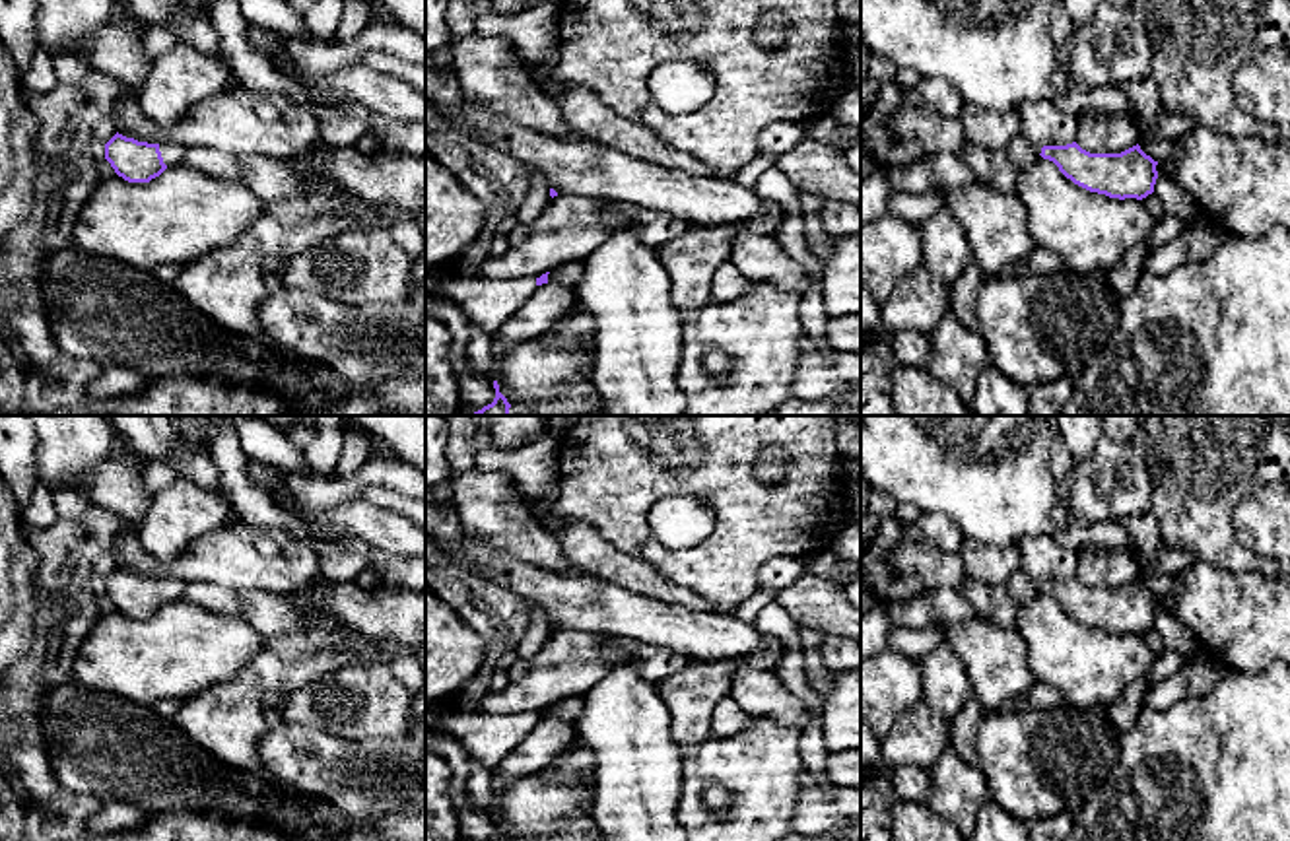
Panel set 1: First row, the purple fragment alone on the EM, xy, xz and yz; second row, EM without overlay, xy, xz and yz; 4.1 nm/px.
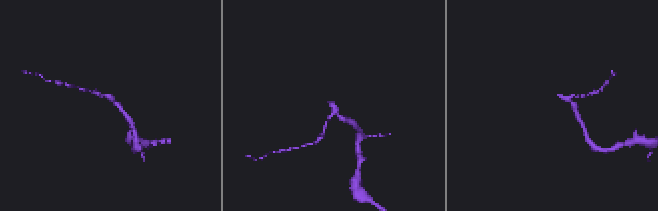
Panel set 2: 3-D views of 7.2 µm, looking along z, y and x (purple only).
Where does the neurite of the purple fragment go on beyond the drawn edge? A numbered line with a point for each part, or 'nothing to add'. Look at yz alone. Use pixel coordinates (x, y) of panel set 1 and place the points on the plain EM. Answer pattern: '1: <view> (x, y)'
1: yz (1022, 589)

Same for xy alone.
1: xy (173, 589)

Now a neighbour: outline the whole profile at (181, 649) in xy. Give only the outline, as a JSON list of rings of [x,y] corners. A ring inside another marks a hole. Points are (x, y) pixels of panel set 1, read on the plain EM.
[[[179,600],[150,618],[128,618],[119,610],[101,614],[76,651],[72,676],[93,690],[152,707],[163,697],[187,699],[227,682],[266,651],[268,635],[247,620]]]

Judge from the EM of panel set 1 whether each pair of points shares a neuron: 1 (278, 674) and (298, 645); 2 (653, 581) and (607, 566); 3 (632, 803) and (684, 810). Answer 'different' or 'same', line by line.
1: different
2: same
3: different

